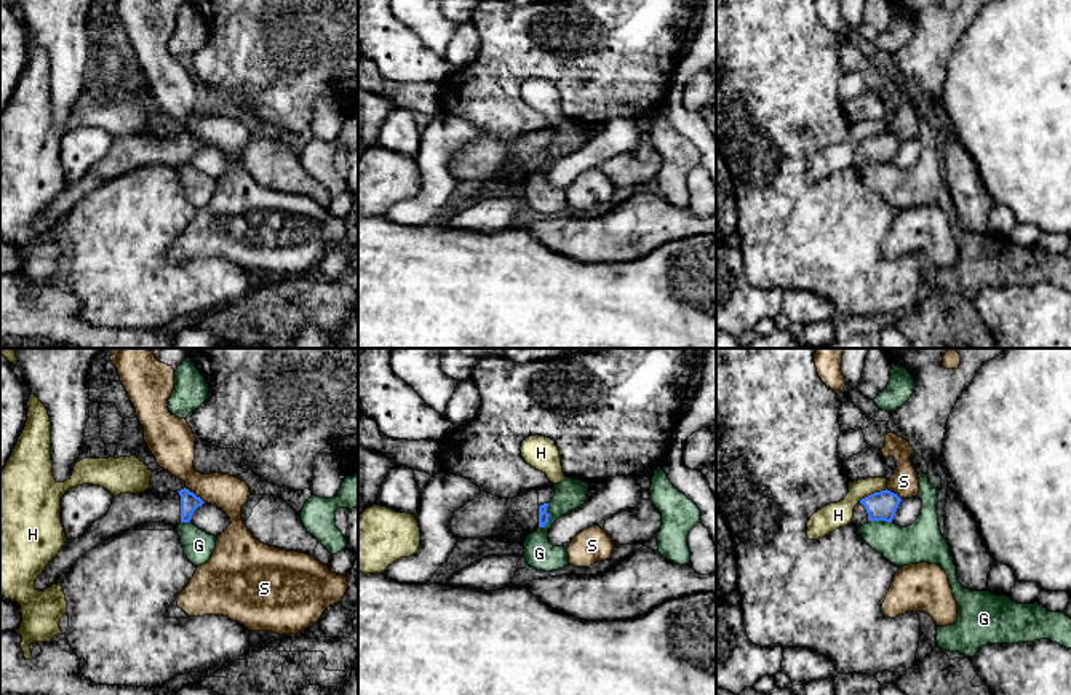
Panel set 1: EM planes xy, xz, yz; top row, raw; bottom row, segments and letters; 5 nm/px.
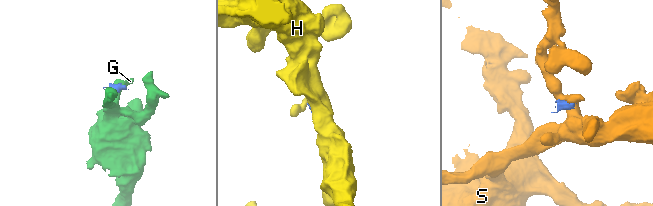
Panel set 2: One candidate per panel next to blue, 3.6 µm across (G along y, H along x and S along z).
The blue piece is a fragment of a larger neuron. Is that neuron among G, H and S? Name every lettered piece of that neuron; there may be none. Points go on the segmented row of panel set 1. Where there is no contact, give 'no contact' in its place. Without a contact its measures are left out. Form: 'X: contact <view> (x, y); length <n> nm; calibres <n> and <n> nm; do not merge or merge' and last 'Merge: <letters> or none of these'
G: contact xz (547, 516); length 140 nm; calibres 50 and 150 nm; do not merge
H: contact yz (871, 494); length 160 nm; calibres 140 and 130 nm; do not merge
S: contact xy (194, 494); length 130 nm; calibres 100 and 200 nm; do not merge
Merge: none of these

